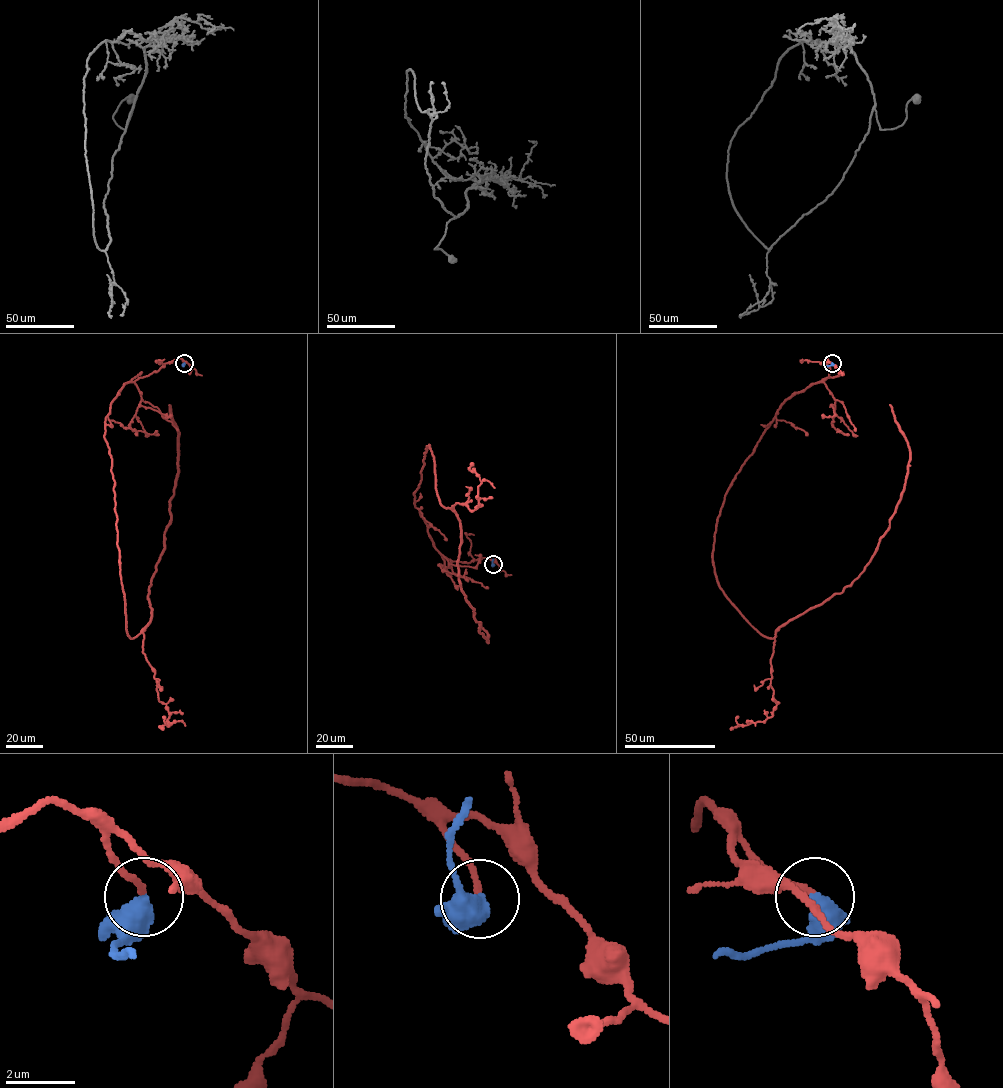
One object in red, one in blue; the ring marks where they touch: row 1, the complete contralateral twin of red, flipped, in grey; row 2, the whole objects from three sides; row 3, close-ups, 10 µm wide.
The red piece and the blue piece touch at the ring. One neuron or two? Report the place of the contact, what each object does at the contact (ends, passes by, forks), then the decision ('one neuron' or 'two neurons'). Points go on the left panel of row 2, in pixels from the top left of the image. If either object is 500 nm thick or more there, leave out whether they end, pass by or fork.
at (184, 363); one neuron

